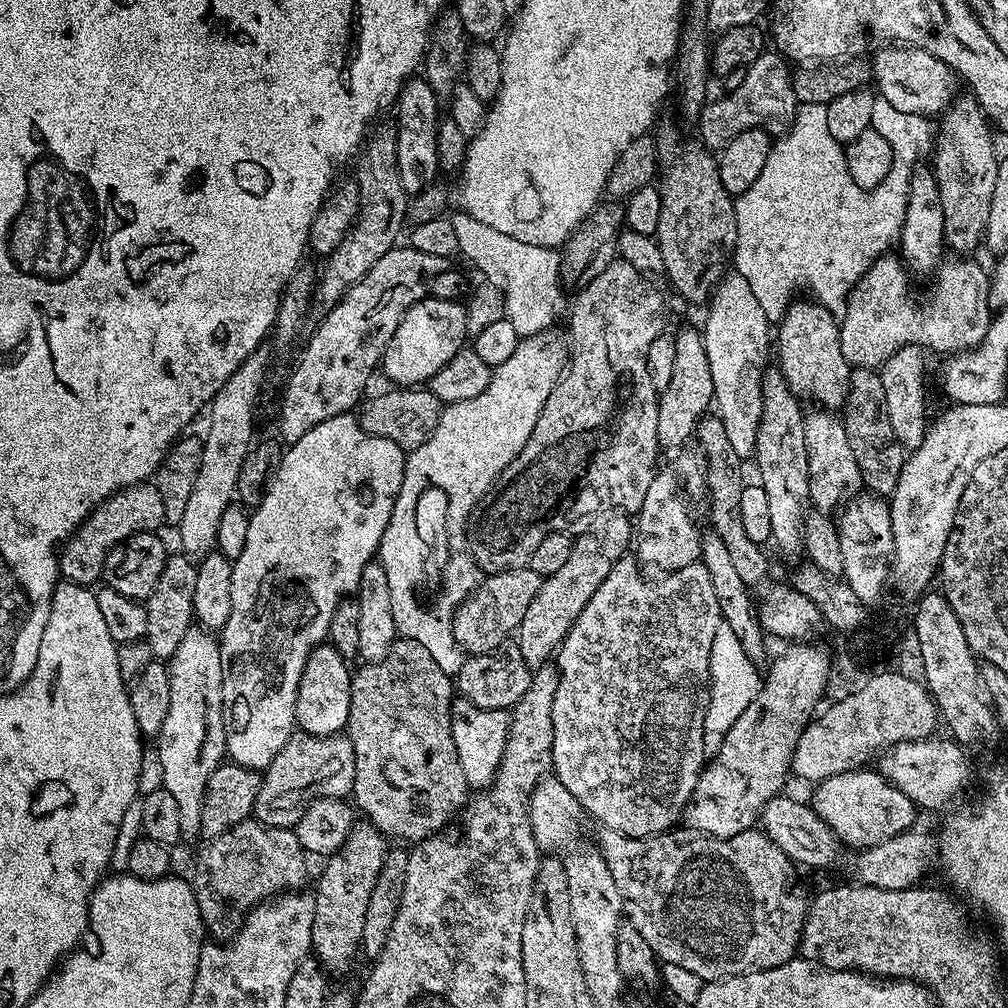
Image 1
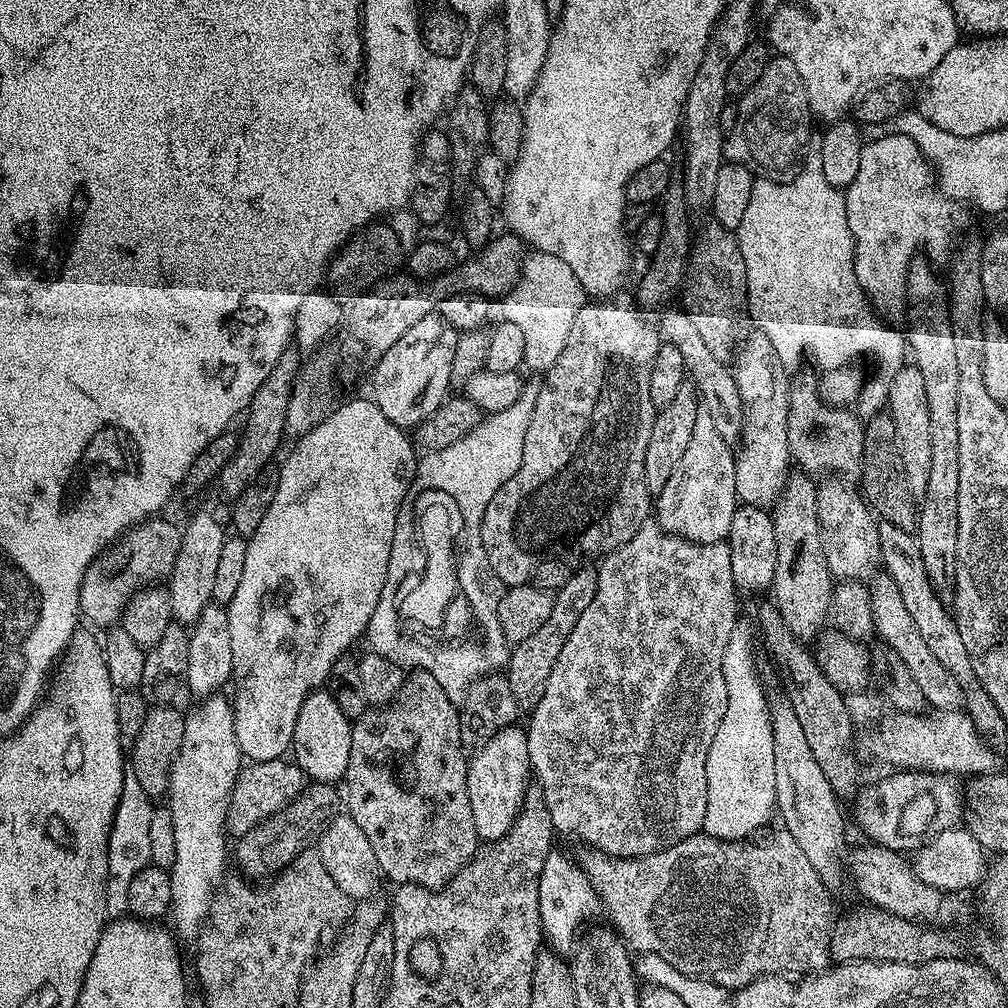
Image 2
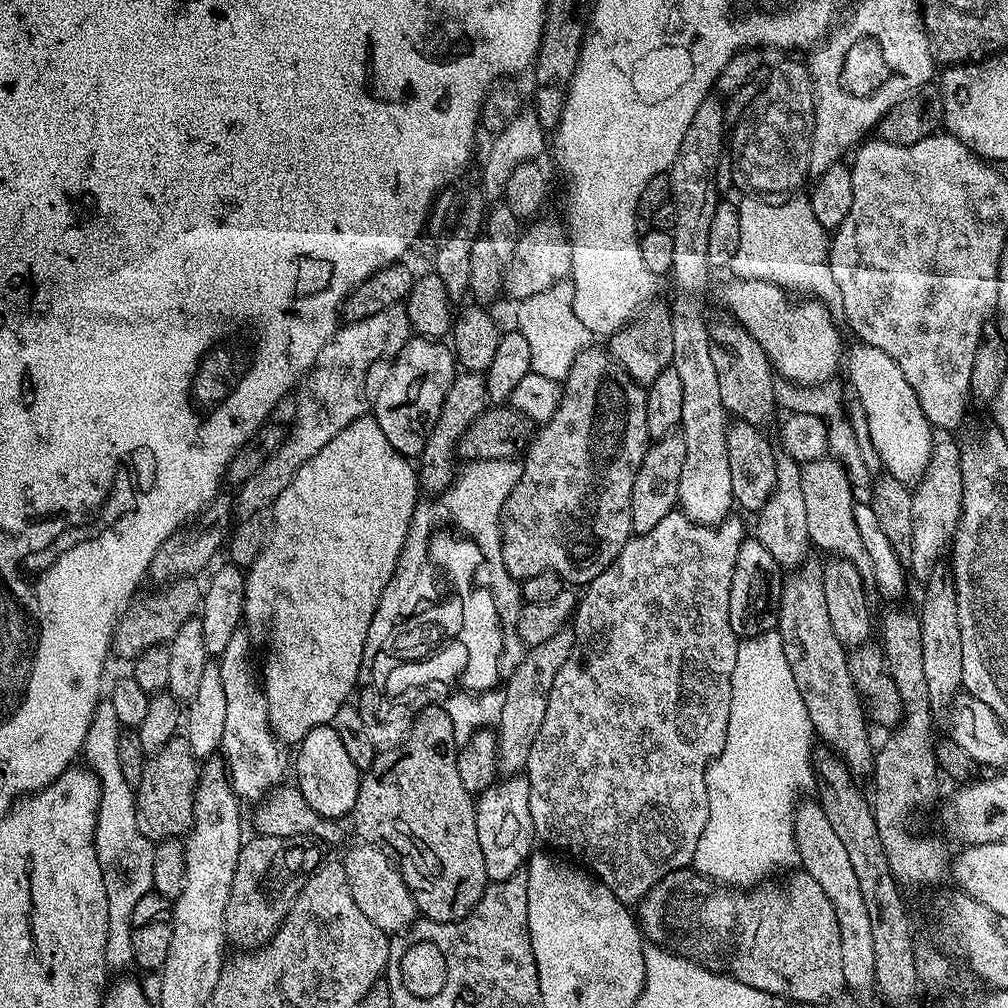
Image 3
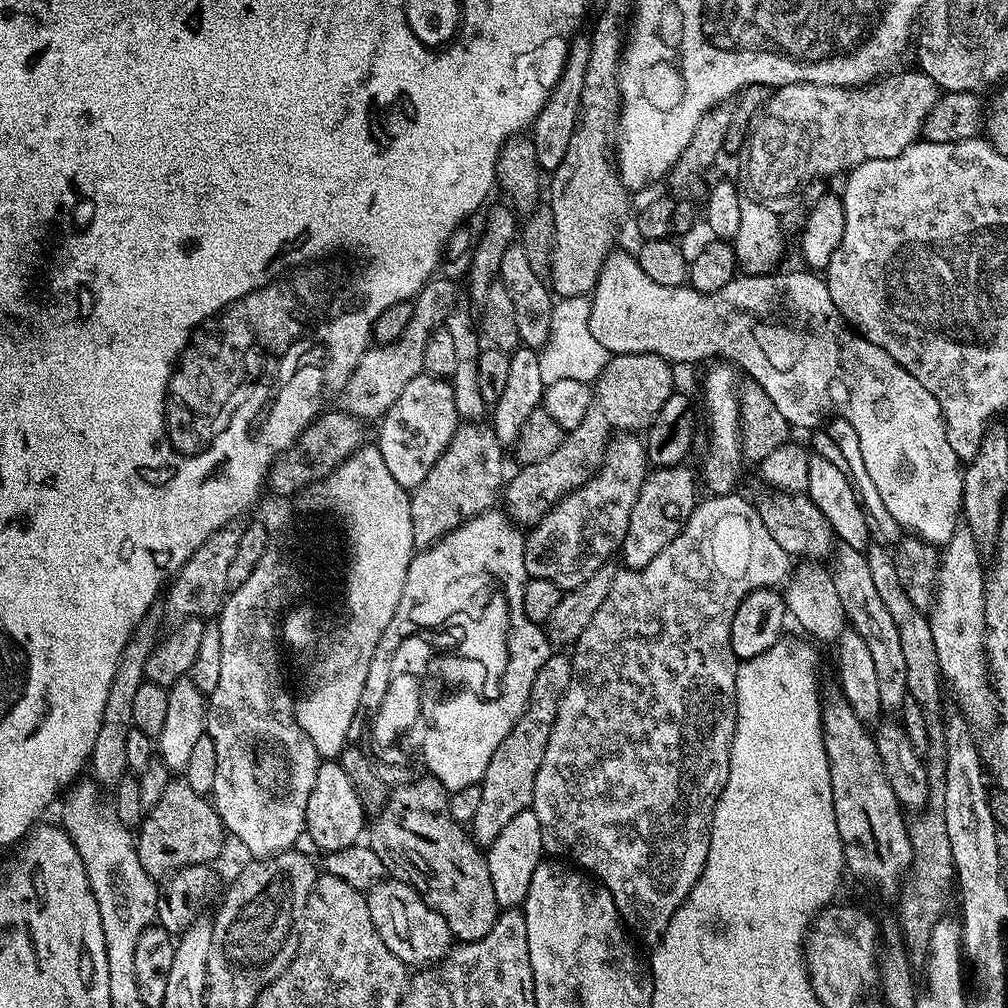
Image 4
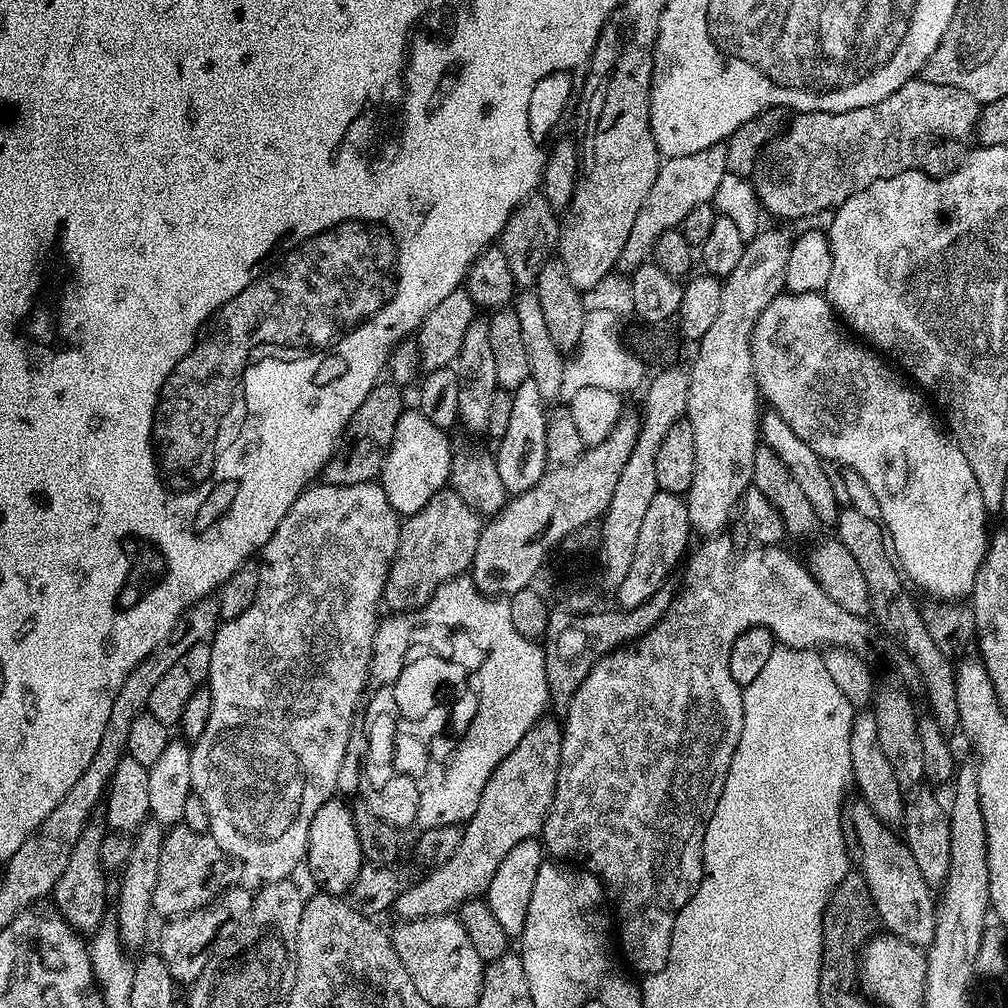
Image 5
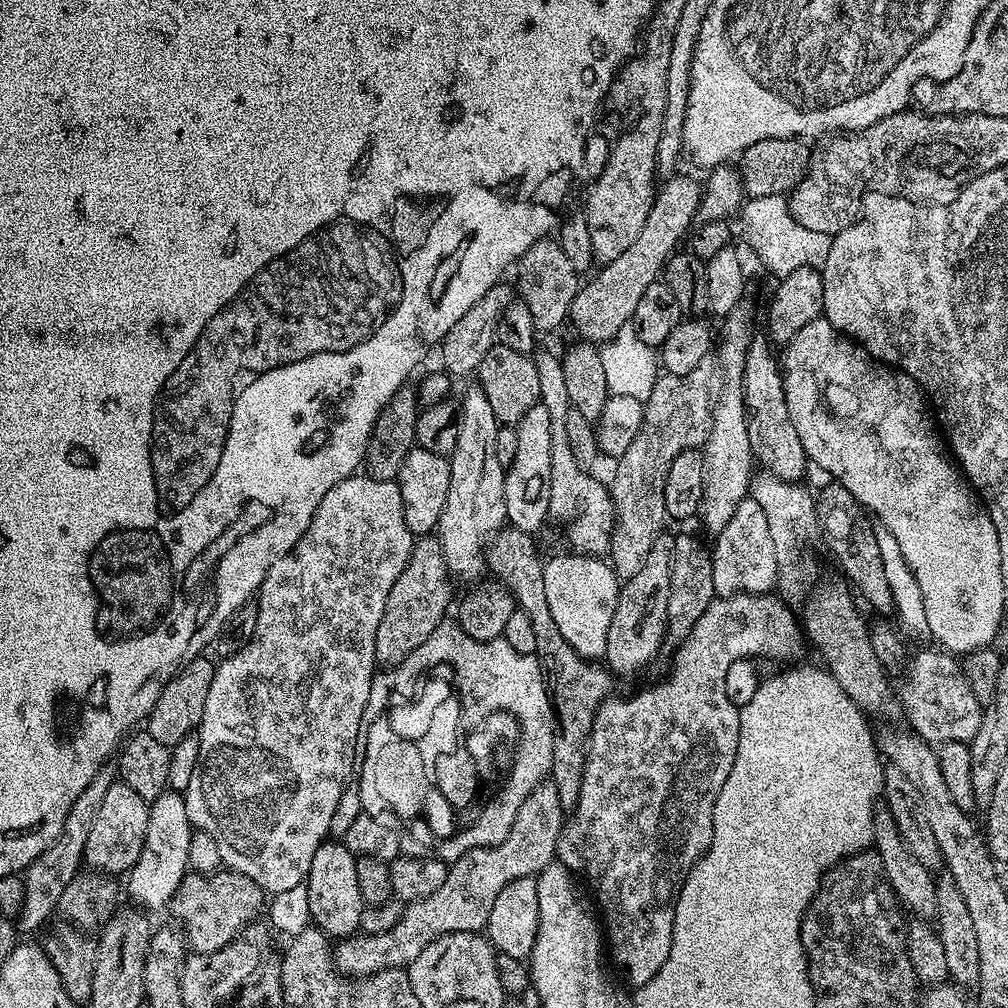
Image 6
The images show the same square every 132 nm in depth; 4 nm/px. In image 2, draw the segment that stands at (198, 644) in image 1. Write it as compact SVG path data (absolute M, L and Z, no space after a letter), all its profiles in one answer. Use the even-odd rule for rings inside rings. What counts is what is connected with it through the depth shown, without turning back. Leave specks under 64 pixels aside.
M213 694L201 704L204 704L201 708L194 709L192 713L189 711L185 715L182 746L176 755L166 793L166 800L172 809L174 818L175 839L174 866L168 872L170 898L172 899L170 920L176 923L175 935L181 941L188 940L188 942L195 941L200 935L201 928L208 921L212 899L216 896L216 890L226 876L224 867L227 866L228 860L230 864L230 840L226 835L227 812L235 780L242 769L242 753L234 730L233 705L229 697L227 700L224 694Z

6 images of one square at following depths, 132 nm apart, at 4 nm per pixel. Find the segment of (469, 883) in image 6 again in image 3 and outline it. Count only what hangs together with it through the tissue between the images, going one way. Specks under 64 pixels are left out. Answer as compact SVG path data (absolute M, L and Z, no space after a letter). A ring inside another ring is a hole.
M566 626L554 634L554 638L546 638L546 642L538 642L531 645L525 651L522 662L509 677L508 685L504 687L504 701L502 702L502 714L498 721L496 741L498 742L498 758L496 759L497 769L504 774L520 774L527 769L530 749L534 747L534 738L538 738L538 730L542 730L542 718L546 718L546 702L550 698L550 686L554 686L554 678L558 670L566 663L566 658L574 650L574 638L571 627Z

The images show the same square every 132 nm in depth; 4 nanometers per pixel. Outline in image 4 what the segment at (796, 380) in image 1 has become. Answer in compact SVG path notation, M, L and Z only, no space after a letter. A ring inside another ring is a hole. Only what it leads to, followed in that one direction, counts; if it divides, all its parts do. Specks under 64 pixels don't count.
M840 544L835 549L834 561L836 565L831 565L830 571L834 587L838 589L838 598L842 598L844 615L850 627L858 632L860 638L866 642L867 649L870 650L871 660L874 662L875 677L878 678L879 697L881 706L885 713L899 713L905 699L909 697L908 687L906 686L906 662L902 655L902 642L898 638L898 626L894 626L894 618L890 618L890 610L886 610L882 598L878 598L878 589L874 586L872 575L870 575L870 566L868 557L864 552L854 550L850 546Z

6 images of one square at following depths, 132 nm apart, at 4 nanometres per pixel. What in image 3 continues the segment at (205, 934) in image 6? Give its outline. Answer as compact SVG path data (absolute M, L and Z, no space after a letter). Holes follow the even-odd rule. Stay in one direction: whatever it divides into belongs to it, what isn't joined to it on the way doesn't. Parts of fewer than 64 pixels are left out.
M178 734L158 754L154 754L144 765L142 780L135 789L138 829L153 842L161 840L174 840L187 837L192 829L192 819L194 818L194 798L196 797L196 782L198 779L198 761L196 755L190 750L190 742Z

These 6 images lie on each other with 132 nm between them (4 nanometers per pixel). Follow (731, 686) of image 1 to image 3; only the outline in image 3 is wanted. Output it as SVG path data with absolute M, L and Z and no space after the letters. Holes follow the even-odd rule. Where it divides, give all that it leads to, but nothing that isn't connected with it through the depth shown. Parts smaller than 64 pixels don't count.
M773 630L758 634L757 637L741 639L736 645L736 657L734 658L734 674L732 675L732 693L730 694L730 722L726 730L726 746L722 746L722 754L717 756L708 765L706 774L706 798L710 802L710 814L706 822L706 830L702 830L702 838L698 838L698 846L694 850L694 858L691 867L702 876L716 881L717 884L731 886L736 890L752 890L765 883L775 874L779 868L792 870L797 867L800 855L796 849L794 836L794 814L796 806L801 799L800 791L803 788L813 787L814 773L812 762L814 759L814 733L812 723L806 714L806 706L802 702L802 694L798 694L798 685L794 683L794 674L790 674L790 662L786 662L786 650L782 650L782 638L779 631Z

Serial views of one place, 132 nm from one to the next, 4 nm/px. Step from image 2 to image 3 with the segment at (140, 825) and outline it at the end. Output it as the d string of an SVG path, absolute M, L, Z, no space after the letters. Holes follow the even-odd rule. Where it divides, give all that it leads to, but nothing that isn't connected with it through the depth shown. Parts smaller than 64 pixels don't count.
M102 698L96 704L95 714L92 716L90 730L87 731L86 742L82 749L83 759L86 758L87 767L100 780L100 796L98 818L95 824L95 854L102 869L107 898L107 944L106 960L109 969L124 968L133 963L132 920L135 906L153 887L153 841L146 838L138 829L135 789L126 782L121 769L118 753L118 742L122 725L118 722L114 702L110 698Z

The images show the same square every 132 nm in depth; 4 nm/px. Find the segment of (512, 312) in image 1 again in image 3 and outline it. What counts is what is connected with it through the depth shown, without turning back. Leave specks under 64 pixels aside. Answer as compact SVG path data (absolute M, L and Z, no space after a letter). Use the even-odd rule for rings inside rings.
M561 282L550 286L550 290L542 290L542 294L519 301L517 307L520 309L516 312L515 327L530 346L532 371L557 382L567 378L580 351L590 344L590 333L578 322L578 314L574 314L575 297L571 282Z

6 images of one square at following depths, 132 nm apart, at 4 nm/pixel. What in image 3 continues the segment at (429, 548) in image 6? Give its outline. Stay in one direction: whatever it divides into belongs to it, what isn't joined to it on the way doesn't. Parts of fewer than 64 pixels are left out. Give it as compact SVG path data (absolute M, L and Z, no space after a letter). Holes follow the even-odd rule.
M461 371L450 382L450 390L446 390L446 398L442 402L442 414L438 414L438 422L434 422L434 430L430 430L426 446L418 457L418 484L428 494L445 492L452 485L458 472L458 455L456 444L466 434L466 430L482 413L490 407L486 378L483 372Z

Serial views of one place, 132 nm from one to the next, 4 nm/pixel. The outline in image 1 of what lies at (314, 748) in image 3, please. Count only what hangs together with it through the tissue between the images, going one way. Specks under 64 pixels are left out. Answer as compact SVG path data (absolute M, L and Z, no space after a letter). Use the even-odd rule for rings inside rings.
M325 642L316 645L306 658L302 678L298 682L298 694L296 695L296 723L299 731L308 732L311 736L334 736L343 733L348 726L348 715L350 714L350 682L352 672L349 661L338 654L331 643Z

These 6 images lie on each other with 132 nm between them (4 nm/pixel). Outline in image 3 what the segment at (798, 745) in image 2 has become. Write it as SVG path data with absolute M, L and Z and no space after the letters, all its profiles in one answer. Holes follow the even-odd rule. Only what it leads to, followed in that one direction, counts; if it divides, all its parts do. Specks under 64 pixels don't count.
M815 799L806 800L797 803L794 814L794 836L800 855L798 864L803 872L814 878L814 882L818 882L818 886L822 886L826 898L830 898L830 906L834 906L838 932L842 938L842 974L847 991L864 996L876 987L874 941L870 931L870 914L866 914L866 898L862 898L850 857L846 855L846 849L842 847L834 826L830 826L830 818L826 818L819 802Z

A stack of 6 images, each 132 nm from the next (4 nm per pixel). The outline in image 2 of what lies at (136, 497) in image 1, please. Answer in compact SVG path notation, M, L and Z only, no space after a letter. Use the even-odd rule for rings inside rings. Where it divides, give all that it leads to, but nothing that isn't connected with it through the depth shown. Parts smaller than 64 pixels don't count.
M149 518L129 528L86 570L80 591L80 610L85 621L107 630L123 617L132 595L169 579L178 558L181 529L160 519L164 518Z

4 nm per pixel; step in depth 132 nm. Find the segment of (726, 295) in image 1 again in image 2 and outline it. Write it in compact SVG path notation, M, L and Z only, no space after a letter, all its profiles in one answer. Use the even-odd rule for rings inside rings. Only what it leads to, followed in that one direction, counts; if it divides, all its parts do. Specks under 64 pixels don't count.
M763 334L754 336L751 337L752 344L750 340L750 343L743 347L734 364L736 386L744 411L744 435L735 453L734 486L737 501L741 505L749 504L768 510L779 500L781 492L784 491L784 484L789 478L790 457L786 426L790 379L788 380L789 373L784 363L780 361L778 354L774 354L774 346L770 346Z

